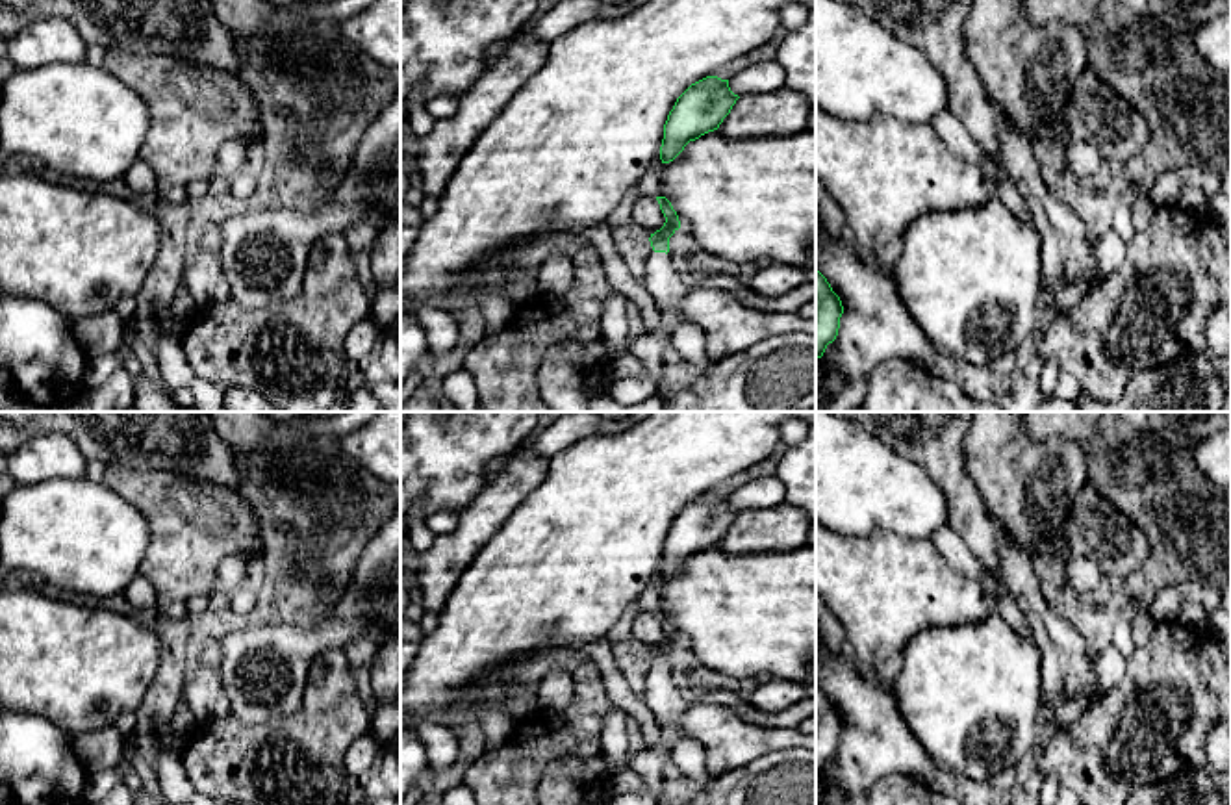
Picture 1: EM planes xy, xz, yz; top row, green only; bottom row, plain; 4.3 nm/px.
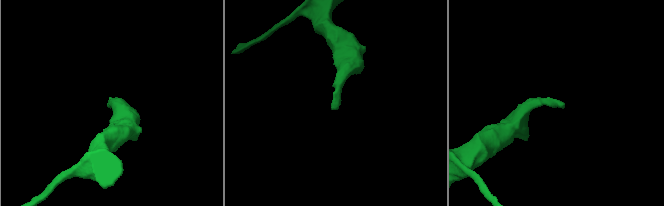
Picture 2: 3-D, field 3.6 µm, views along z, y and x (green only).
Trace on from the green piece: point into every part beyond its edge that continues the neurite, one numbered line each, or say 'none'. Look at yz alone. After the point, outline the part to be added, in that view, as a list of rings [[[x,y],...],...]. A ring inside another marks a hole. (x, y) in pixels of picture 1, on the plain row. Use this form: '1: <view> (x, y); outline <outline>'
none

